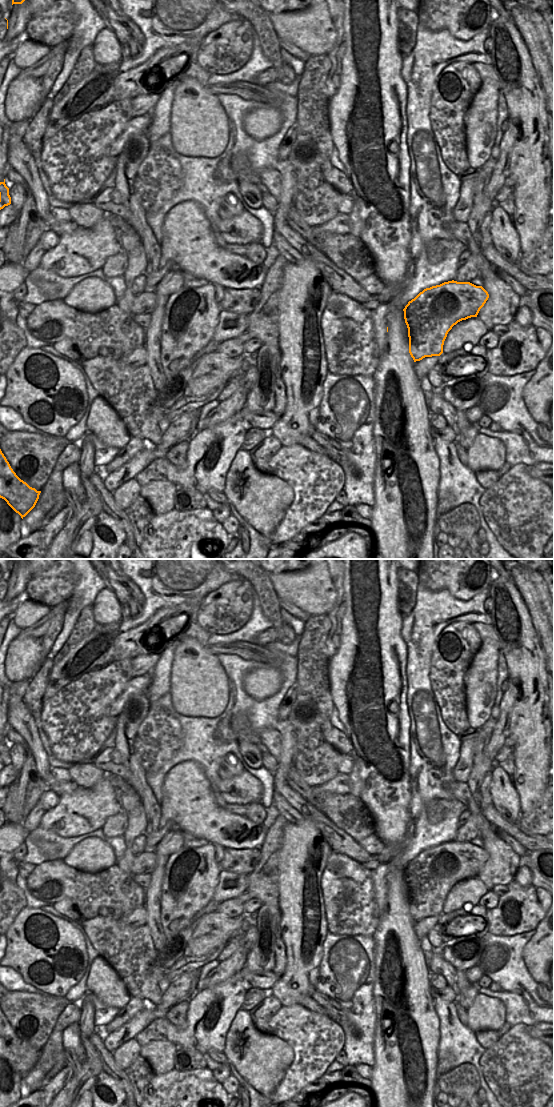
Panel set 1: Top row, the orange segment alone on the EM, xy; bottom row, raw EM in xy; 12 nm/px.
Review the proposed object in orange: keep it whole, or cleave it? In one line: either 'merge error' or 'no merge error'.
merge error

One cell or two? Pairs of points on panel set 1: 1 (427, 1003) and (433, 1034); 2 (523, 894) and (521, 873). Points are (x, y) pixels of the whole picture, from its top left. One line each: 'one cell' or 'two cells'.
1: one cell
2: two cells

